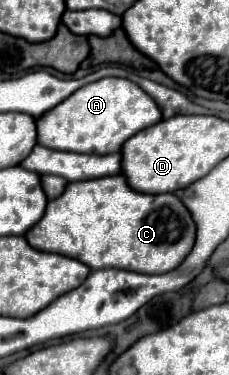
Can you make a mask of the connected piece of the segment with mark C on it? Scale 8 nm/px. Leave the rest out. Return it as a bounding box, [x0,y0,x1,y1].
[26,174,196,274]

